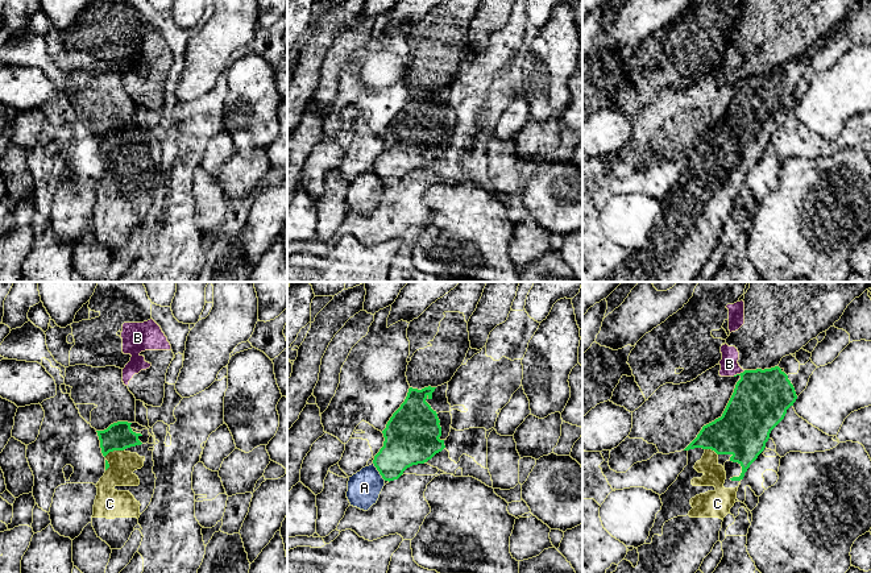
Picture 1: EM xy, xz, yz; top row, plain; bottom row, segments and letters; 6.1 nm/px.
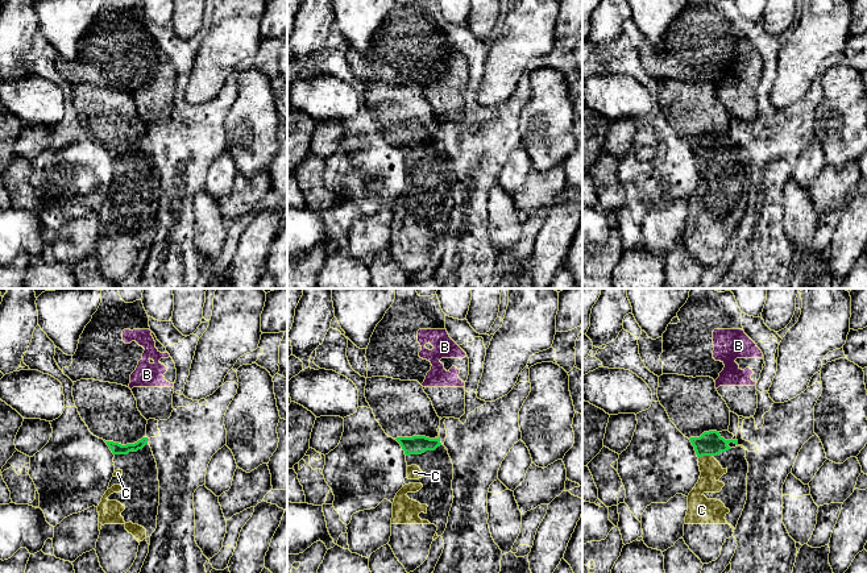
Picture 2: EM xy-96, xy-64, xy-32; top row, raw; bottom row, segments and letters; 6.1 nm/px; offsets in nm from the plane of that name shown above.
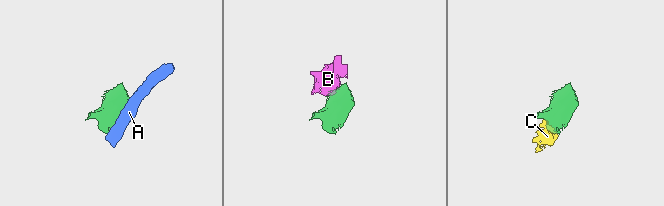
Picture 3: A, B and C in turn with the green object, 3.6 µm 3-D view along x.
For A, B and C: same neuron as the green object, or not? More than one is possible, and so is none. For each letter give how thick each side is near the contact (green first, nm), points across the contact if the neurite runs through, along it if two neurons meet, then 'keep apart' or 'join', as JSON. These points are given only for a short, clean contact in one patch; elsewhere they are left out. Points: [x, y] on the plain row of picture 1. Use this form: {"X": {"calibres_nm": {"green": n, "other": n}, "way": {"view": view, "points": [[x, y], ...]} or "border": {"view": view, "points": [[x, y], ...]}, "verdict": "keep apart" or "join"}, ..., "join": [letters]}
{"A": {"calibres_nm": {"green": 280, "other": 200}, "border": {"view": "xz", "points": [[373, 167], [385, 185]]}, "verdict": "keep apart"}, "B": {"calibres_nm": {"green": 340, "other": 110}, "border": {"view": "yz", "points": [[745, 75], [733, 81]]}, "verdict": "keep apart"}, "C": {"calibres_nm": {"green": 170, "other": 160}, "way": {"view": "xy", "points": [[119, 141], [113, 146], [113, 154], [116, 163], [121, 169]]}, "verdict": "join"}, "join": ["C"]}

